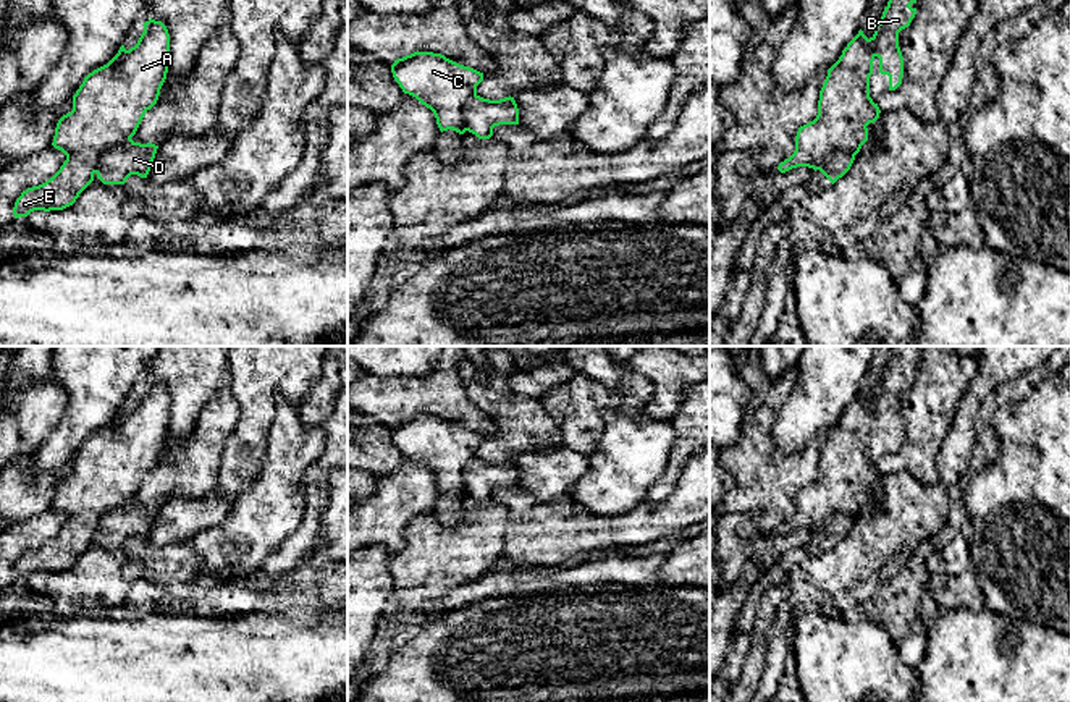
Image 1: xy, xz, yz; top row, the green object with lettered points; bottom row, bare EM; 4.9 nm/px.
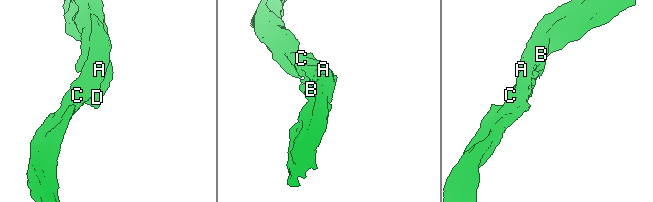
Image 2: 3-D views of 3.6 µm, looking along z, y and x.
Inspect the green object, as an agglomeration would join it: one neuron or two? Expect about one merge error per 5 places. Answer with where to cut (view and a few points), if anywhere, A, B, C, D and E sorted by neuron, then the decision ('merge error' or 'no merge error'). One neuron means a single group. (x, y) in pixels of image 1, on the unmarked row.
cut in xy along (130, 500), (110, 508), (101, 518), (94, 534); A B C E / D; merge error

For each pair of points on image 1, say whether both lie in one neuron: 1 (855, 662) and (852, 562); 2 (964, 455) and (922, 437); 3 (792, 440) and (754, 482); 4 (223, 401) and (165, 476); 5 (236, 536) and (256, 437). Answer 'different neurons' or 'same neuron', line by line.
1: different neurons
2: different neurons
3: different neurons
4: same neuron
5: different neurons

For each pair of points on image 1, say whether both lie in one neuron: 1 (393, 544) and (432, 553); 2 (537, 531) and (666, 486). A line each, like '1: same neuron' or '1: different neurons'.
1: different neurons
2: different neurons

